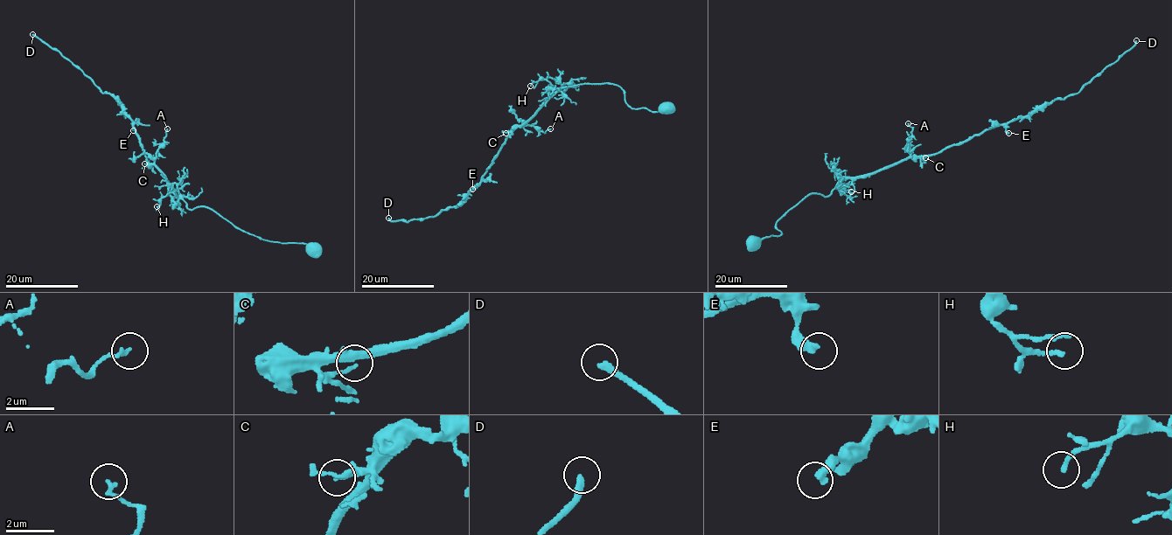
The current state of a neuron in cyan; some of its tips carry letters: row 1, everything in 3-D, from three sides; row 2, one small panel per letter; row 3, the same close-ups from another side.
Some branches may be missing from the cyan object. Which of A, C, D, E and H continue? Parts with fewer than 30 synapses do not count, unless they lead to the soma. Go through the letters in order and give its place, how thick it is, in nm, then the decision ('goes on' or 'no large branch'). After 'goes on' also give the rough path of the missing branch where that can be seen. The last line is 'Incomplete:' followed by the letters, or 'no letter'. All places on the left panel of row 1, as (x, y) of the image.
A: at (167, 128); 170 nm thick; no large branch
C: at (144, 163); 120 nm thick; no large branch
D: at (32, 34); 260 nm thick; goes on
E: at (133, 130); 400 nm thick; no large branch
H: at (156, 206); 180 nm thick; no large branch
Incomplete: D

